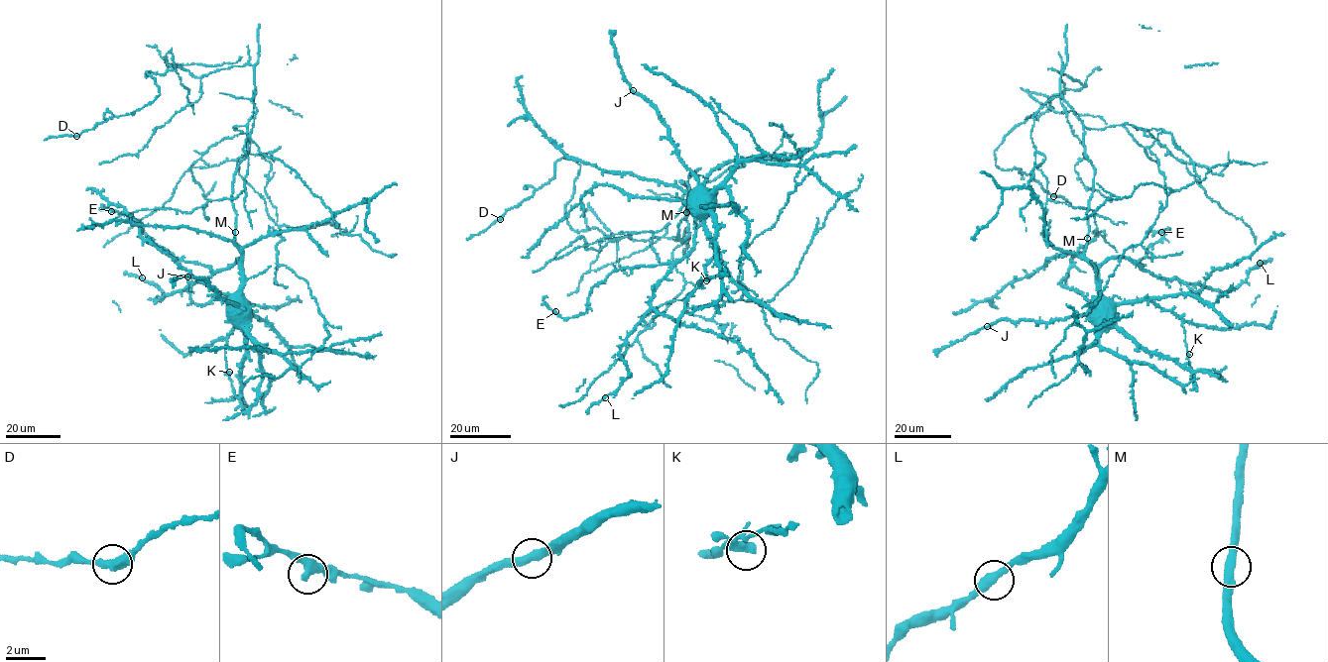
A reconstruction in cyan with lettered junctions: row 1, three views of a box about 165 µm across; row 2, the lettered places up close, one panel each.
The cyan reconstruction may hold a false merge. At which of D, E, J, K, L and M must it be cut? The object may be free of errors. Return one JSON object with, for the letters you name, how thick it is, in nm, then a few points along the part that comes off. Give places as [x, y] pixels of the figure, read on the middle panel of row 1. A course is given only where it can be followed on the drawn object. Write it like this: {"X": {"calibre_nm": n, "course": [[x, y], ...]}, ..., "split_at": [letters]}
{"split_at": []}

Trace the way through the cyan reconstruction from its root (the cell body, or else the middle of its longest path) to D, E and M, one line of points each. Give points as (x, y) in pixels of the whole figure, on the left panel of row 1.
D: (234, 314), (232, 193), (253, 66), (147, 71), (157, 97), (76, 136)
E: (234, 314), (241, 283), (238, 259), (215, 271), (181, 262), (154, 243), (138, 221), (111, 211)
M: (234, 314), (241, 291), (242, 264), (235, 232)

